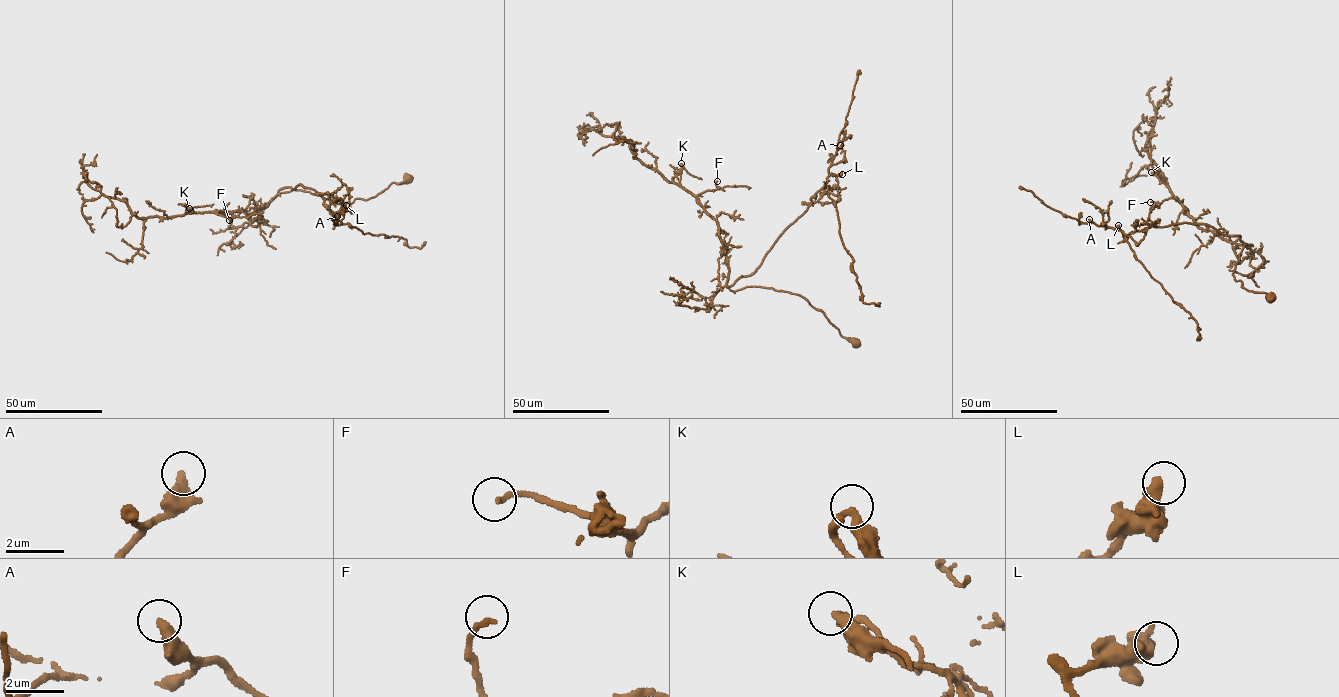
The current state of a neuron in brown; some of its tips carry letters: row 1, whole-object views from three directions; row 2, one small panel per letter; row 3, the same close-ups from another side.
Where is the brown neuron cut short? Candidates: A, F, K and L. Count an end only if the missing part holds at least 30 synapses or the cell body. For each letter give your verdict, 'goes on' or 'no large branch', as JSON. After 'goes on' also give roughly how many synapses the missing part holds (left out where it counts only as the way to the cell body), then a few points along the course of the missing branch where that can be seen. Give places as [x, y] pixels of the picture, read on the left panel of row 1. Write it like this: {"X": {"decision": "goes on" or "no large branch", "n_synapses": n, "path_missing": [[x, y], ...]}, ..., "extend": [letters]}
{"A": {"decision": "no large branch"}, "F": {"decision": "no large branch"}, "K": {"decision": "no large branch"}, "L": {"decision": "goes on", "n_synapses": 40, "path_missing": [[346, 205], [353, 202], [361, 191], [362, 184]]}, "extend": ["L"]}

